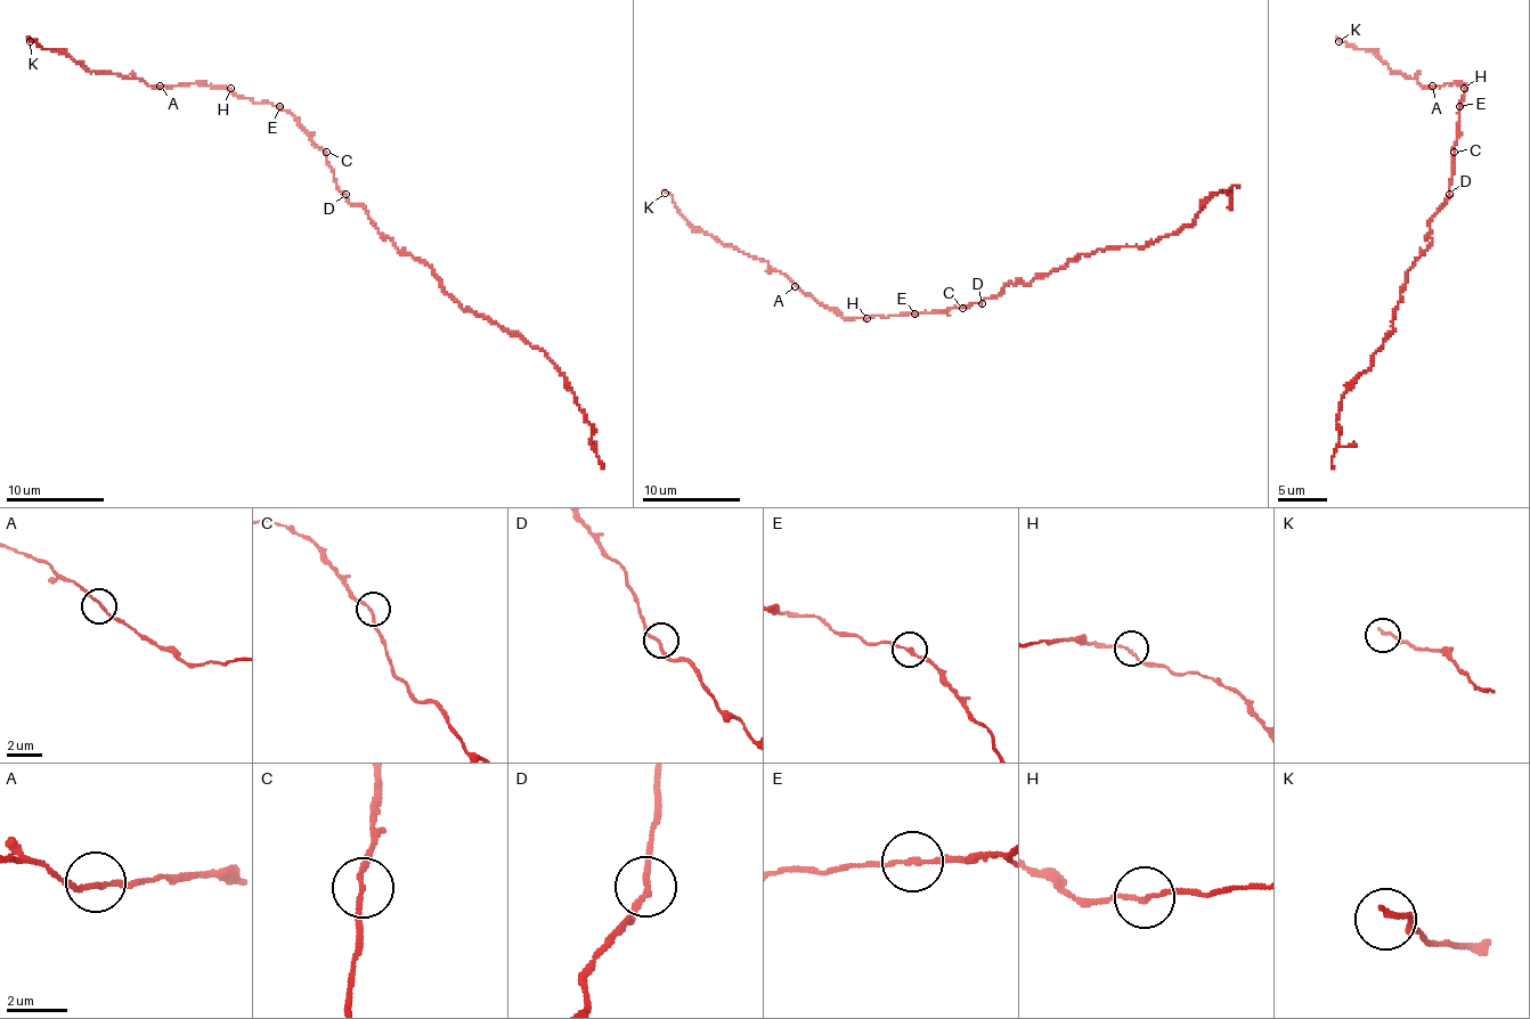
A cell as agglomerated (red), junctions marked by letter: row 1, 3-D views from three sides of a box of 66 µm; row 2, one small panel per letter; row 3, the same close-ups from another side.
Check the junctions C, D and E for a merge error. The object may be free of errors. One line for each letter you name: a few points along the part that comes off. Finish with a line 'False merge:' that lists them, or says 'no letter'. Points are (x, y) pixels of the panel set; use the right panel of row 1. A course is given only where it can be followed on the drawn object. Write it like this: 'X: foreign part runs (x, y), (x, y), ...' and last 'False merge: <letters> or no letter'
E: foreign part runs (1459, 105), (1464, 86), (1422, 86), (1393, 71), (1376, 54), (1336, 37)
False merge: E

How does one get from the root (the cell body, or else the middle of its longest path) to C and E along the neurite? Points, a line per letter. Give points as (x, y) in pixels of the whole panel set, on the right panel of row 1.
C: (1449, 194), (1454, 152)
E: (1449, 194), (1459, 105)

